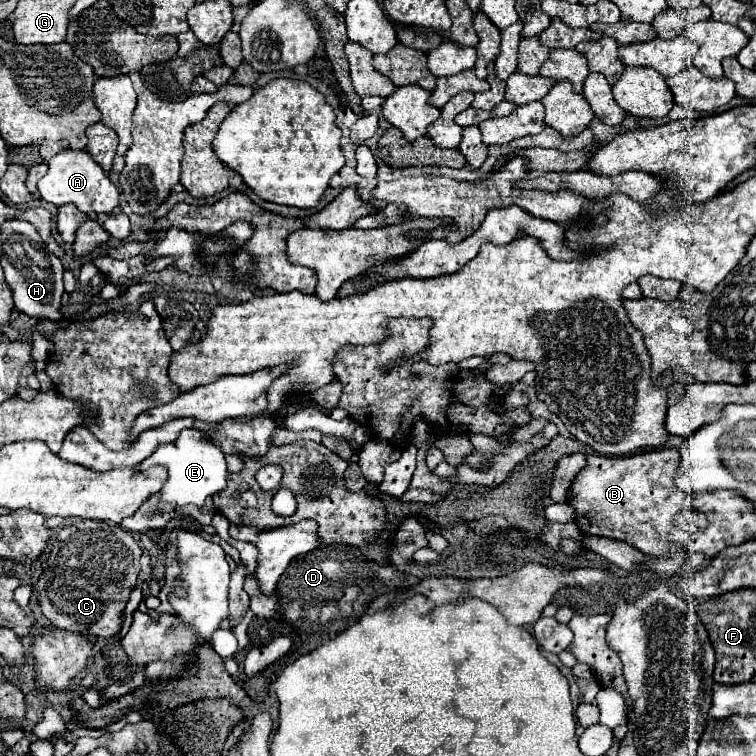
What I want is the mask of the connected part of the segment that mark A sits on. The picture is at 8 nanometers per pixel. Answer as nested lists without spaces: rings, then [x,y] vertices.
[[[65,149],[53,159],[49,159],[49,171],[45,177],[37,183],[41,199],[61,207],[65,203],[77,205],[83,213],[95,211],[95,213],[111,213],[115,207],[119,207],[119,189],[109,181],[107,173],[93,161],[93,157],[87,151],[73,151]]]

